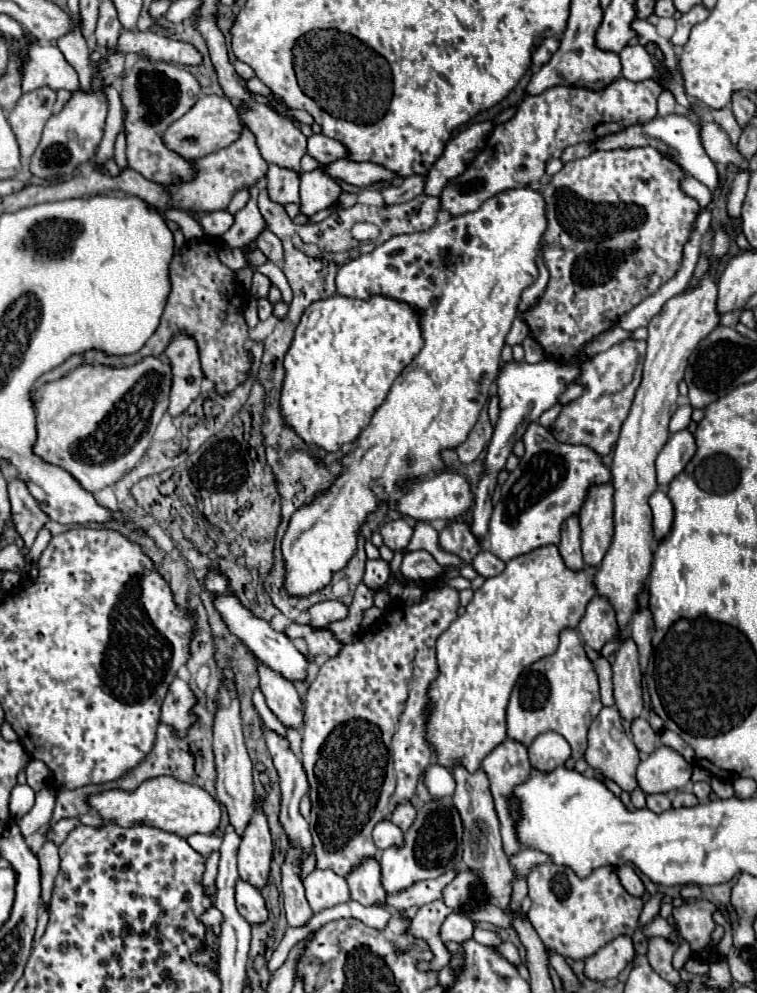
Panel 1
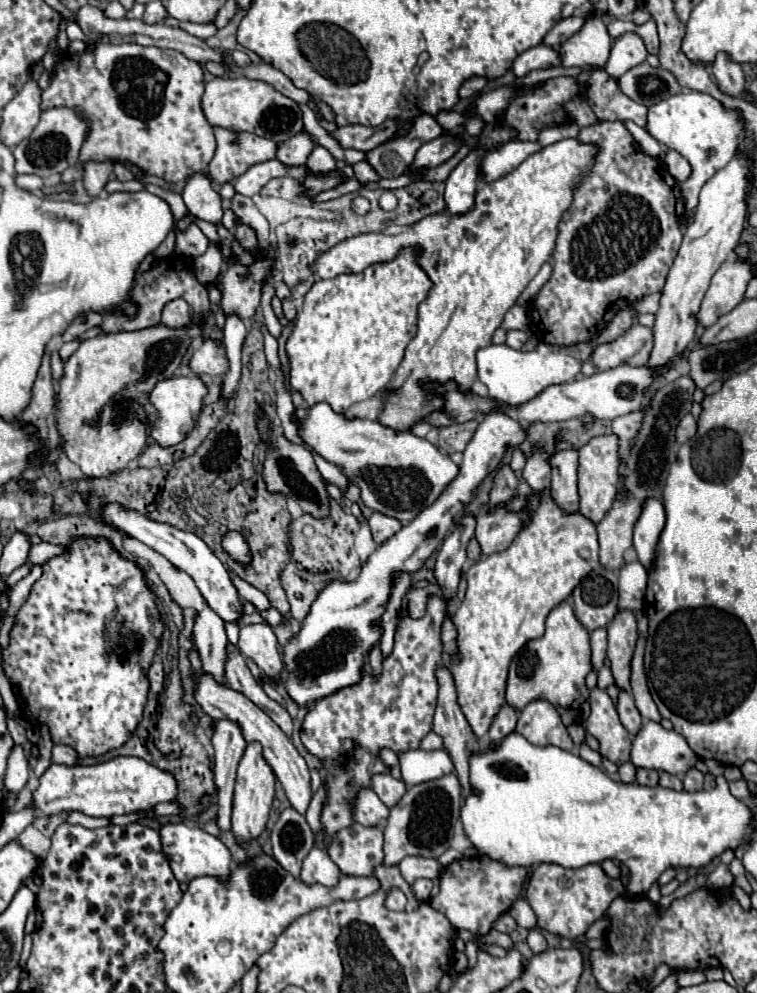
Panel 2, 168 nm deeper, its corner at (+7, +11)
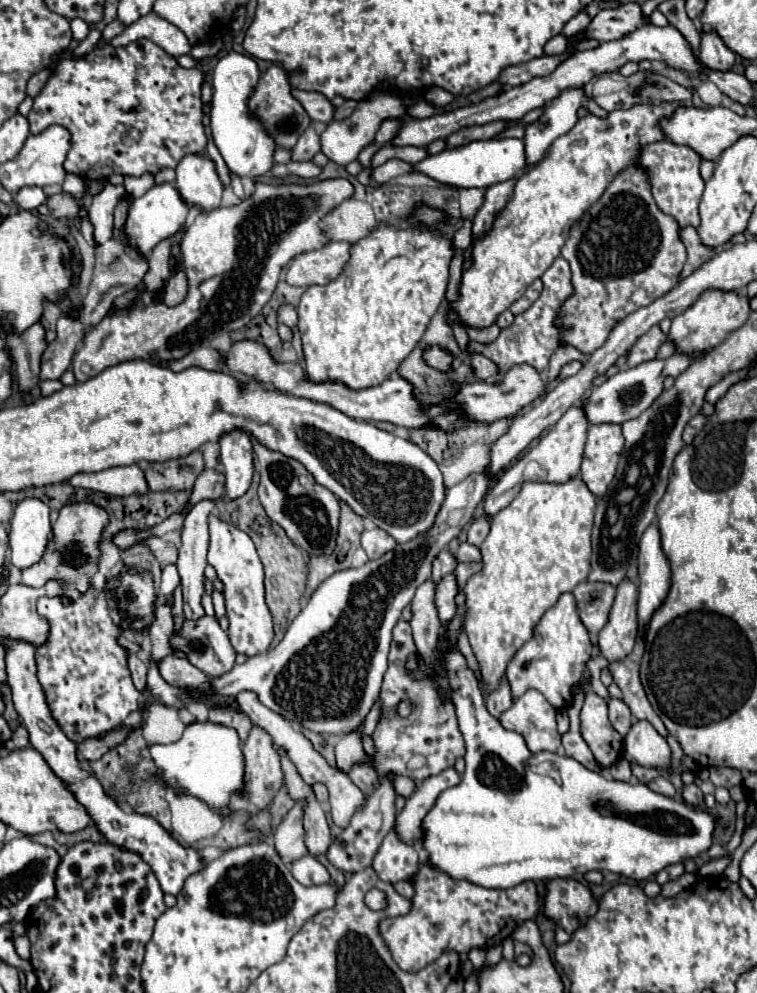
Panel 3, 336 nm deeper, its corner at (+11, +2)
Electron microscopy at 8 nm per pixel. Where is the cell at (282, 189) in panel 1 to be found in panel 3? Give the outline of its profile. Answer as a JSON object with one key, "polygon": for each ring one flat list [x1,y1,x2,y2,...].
{"polygon":[[310,125,298,139,298,143,292,149,292,159,294,161,312,161,312,157,320,151,320,135,316,129]]}

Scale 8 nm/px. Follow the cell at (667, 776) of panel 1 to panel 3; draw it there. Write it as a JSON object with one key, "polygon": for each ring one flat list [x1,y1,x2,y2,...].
{"polygon":[[636,721,624,737,622,757,644,767,670,767,670,747,648,721]]}

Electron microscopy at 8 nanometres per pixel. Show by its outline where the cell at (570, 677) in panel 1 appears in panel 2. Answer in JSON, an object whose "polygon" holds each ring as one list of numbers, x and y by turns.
{"polygon":[[570,602,558,604,546,618,546,634,528,642,514,656,508,674,506,704,514,706,514,710,522,710,534,700,546,700,556,706,566,726,574,724,582,712,582,704,590,696,590,690,584,684,586,674,592,670,588,636,586,628,576,620]]}

